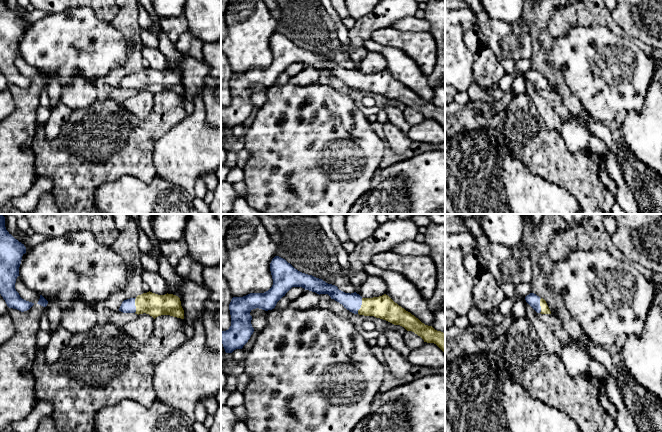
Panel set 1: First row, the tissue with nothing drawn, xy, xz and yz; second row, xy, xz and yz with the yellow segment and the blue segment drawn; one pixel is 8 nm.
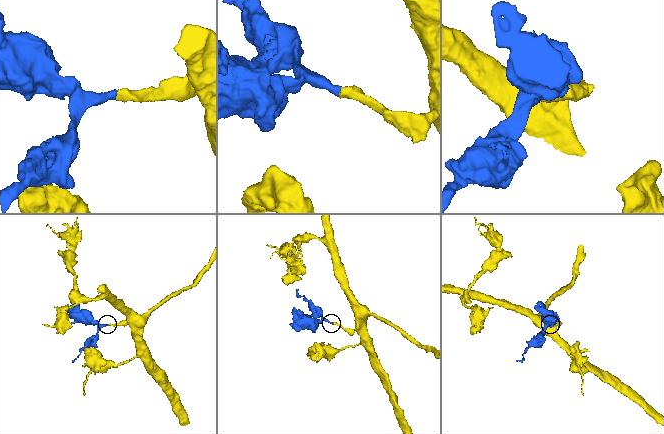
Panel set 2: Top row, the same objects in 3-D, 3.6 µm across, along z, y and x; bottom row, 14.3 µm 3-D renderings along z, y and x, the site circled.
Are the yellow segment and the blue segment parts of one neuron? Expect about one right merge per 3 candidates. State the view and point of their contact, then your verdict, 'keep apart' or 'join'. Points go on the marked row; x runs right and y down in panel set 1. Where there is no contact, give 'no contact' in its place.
xz (361, 306) | join

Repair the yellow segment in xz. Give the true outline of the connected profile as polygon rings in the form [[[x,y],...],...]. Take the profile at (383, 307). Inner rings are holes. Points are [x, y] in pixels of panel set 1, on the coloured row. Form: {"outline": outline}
{"outline": [[[275,256],[270,263],[273,279],[272,287],[264,293],[250,293],[243,297],[233,297],[229,310],[231,326],[221,331],[221,343],[226,353],[242,349],[254,332],[250,312],[259,308],[265,311],[275,308],[277,302],[292,287],[302,287],[317,294],[328,294],[354,314],[374,316],[394,325],[400,325],[407,331],[420,336],[424,342],[436,344],[445,353],[445,334],[425,325],[418,318],[395,303],[388,295],[362,298],[356,292],[345,293],[337,286],[328,284],[322,279],[302,273],[285,259]]]}

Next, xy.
{"outline": [[[143,293],[136,298],[124,300],[119,308],[123,313],[149,314],[154,319],[161,315],[170,315],[184,319],[184,310],[180,298],[173,294],[158,295]]]}

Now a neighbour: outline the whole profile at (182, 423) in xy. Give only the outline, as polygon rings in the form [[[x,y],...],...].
[[[158,398],[151,406],[124,399],[97,412],[95,429],[97,432],[195,432],[193,422]]]

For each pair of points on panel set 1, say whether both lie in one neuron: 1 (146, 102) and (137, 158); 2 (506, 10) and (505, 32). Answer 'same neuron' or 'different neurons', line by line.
1: different neurons
2: different neurons

